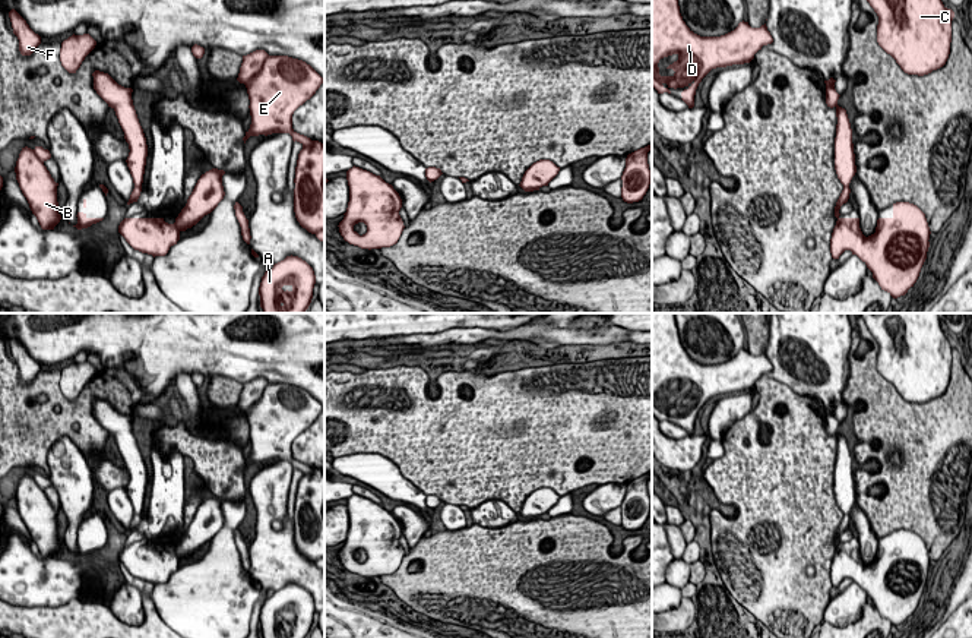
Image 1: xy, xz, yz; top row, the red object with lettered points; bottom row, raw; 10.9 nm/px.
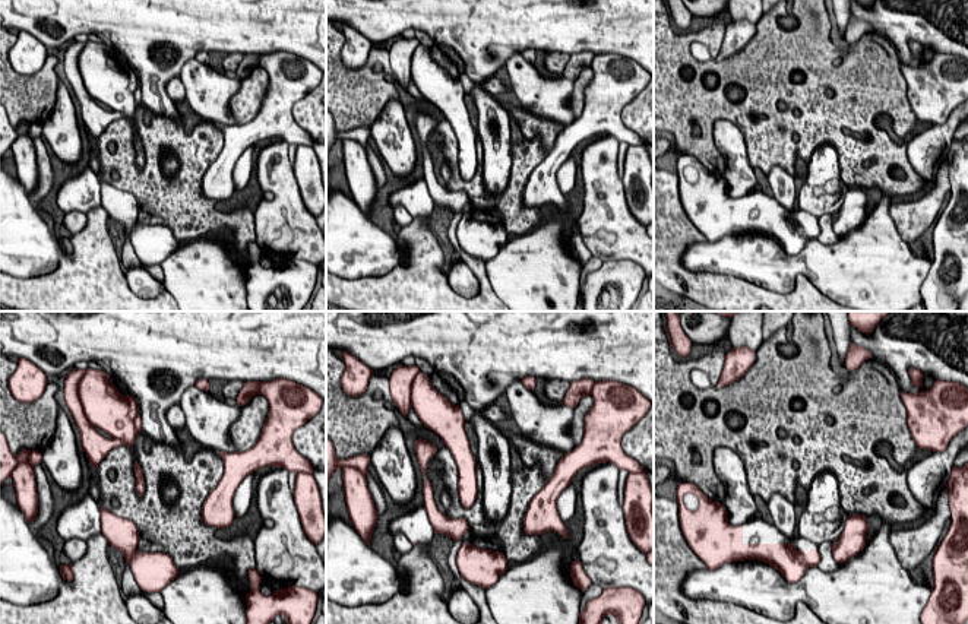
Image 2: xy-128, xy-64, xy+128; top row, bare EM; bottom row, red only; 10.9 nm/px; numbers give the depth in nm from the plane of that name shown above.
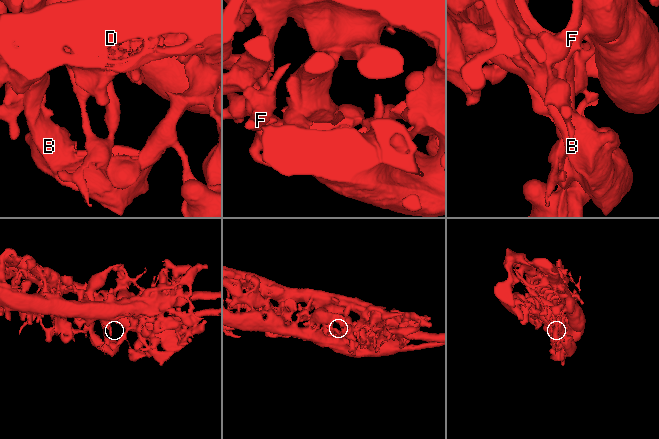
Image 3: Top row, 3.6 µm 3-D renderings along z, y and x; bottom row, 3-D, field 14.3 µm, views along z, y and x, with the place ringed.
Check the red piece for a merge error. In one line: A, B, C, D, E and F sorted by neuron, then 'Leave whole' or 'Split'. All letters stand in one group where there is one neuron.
Groups: A B D / C E F. Split

